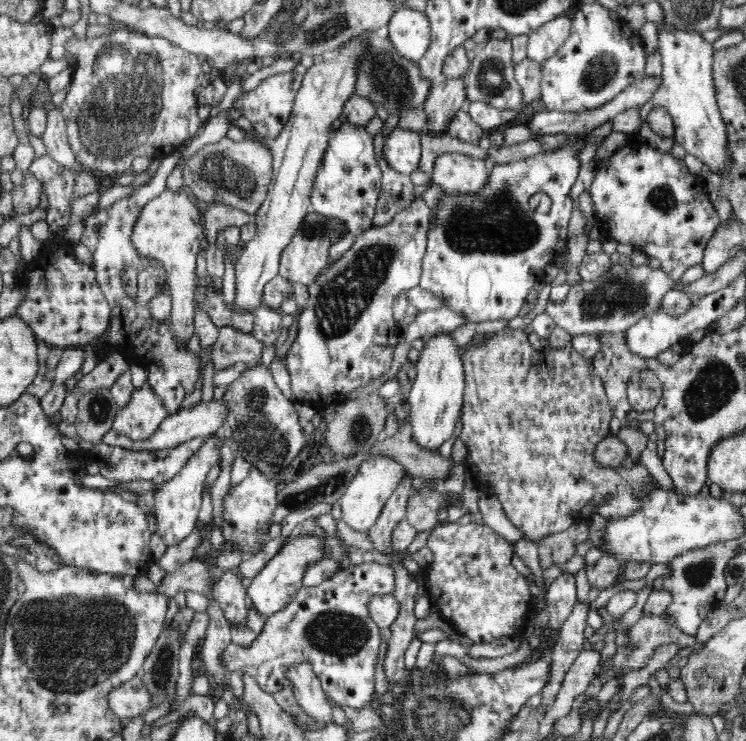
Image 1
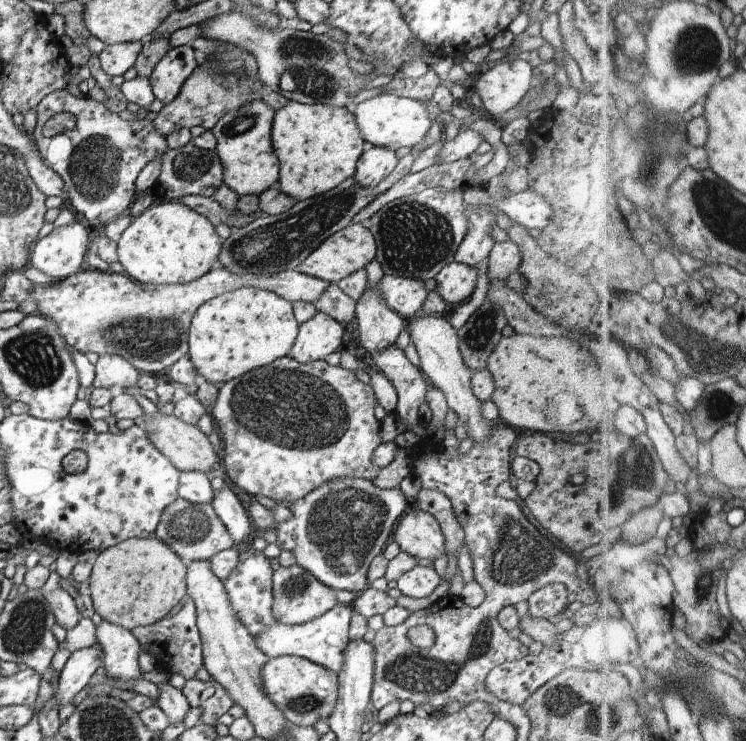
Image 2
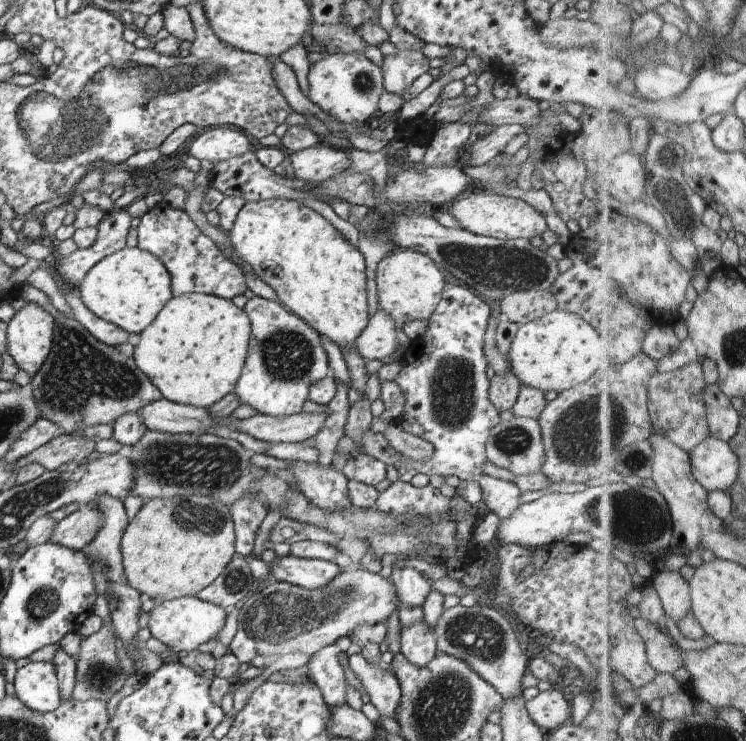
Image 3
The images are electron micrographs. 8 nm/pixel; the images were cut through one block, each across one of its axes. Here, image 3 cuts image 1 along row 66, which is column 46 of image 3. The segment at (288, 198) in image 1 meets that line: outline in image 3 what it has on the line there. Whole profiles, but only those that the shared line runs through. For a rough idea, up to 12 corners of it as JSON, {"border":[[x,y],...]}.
{"border":[[27,303],[7,324],[7,352],[33,377],[51,353],[55,318]]}

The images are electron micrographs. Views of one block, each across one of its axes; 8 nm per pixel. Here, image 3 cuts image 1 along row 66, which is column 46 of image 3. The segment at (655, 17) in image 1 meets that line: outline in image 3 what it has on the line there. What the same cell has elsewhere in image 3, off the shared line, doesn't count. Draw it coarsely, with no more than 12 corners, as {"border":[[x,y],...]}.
{"border":[[51,662],[17,670],[15,695],[47,713],[61,703]]}

